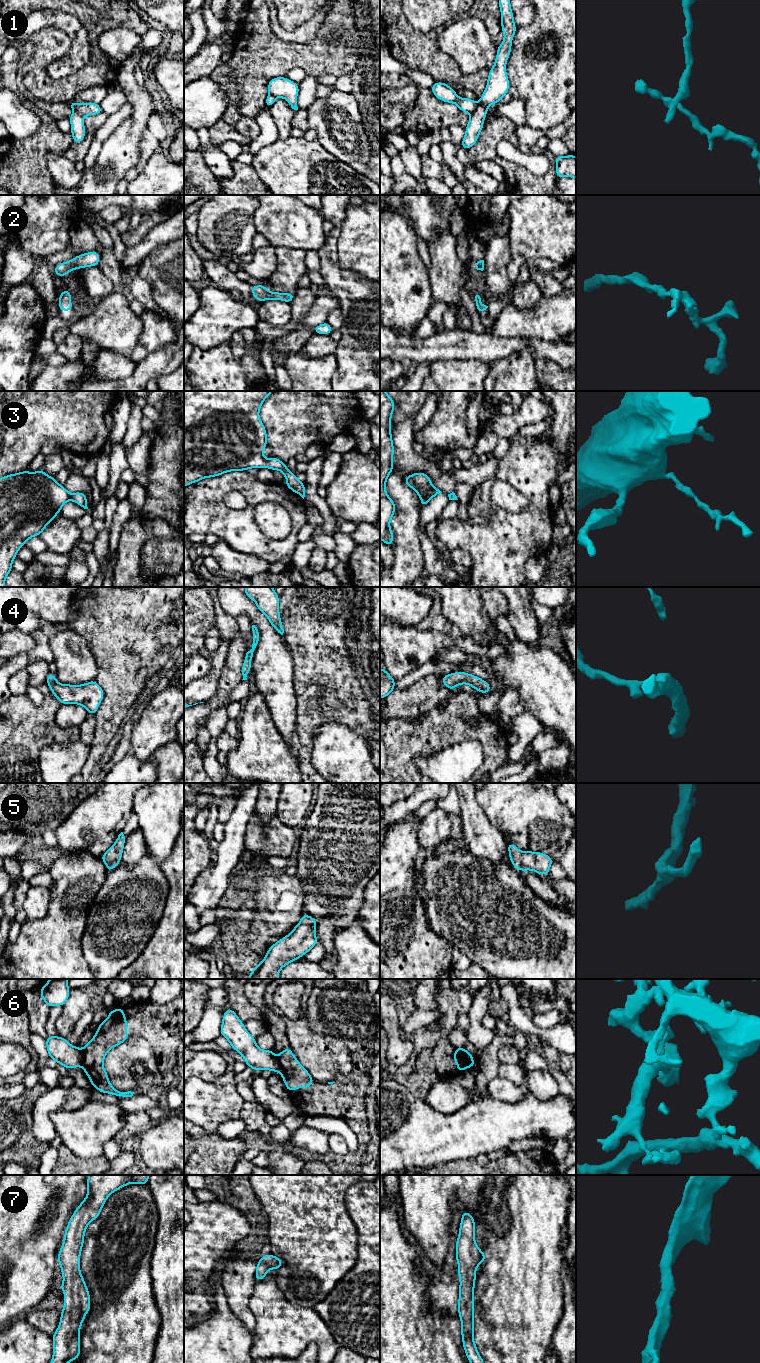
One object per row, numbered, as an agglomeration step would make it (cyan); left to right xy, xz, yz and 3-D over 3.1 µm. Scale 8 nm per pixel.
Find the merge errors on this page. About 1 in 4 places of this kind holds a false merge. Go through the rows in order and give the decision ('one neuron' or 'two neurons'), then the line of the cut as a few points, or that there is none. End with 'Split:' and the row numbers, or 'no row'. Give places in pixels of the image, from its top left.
1: two neurons | xy (73, 108), (83, 116)
2: one neuron | no cut
3: one neuron | no cut
4: one neuron | no cut
5: one neuron | no cut
6: two neurons | xy (82, 1050), (82, 1063), (80, 1065)
7: one neuron | no cut
Split: 1, 6

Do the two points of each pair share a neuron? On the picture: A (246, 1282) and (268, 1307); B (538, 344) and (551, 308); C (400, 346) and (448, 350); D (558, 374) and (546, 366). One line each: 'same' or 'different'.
A: different
B: different
C: same
D: same

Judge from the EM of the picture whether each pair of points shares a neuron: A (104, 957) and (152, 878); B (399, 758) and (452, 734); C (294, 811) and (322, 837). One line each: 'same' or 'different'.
A: same
B: same
C: different

